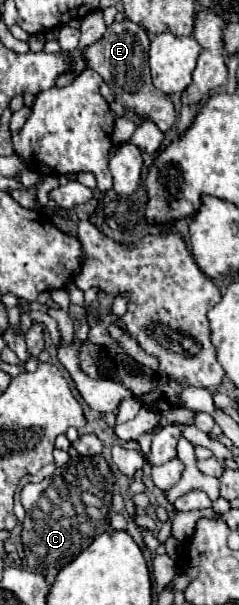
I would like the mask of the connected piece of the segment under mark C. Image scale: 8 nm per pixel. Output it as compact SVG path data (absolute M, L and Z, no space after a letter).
M72 455L64 467L40 483L28 483L22 489L22 505L26 509L22 545L28 569L42 573L52 585L56 573L84 551L98 535L110 529L112 503L112 471L102 455Z

